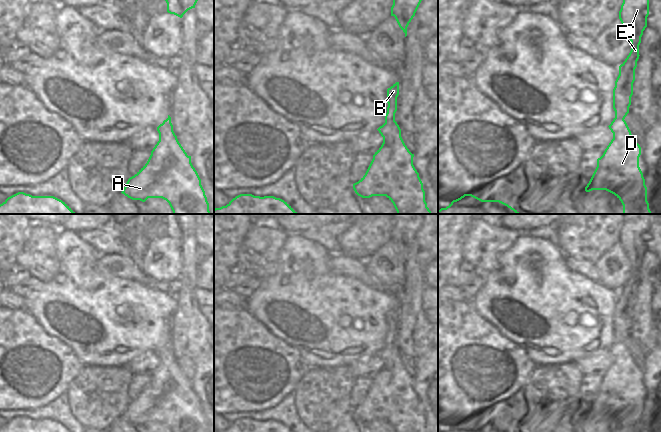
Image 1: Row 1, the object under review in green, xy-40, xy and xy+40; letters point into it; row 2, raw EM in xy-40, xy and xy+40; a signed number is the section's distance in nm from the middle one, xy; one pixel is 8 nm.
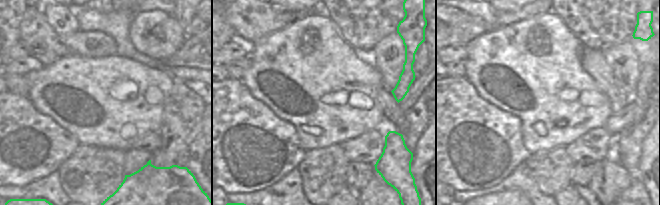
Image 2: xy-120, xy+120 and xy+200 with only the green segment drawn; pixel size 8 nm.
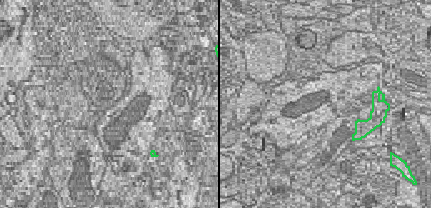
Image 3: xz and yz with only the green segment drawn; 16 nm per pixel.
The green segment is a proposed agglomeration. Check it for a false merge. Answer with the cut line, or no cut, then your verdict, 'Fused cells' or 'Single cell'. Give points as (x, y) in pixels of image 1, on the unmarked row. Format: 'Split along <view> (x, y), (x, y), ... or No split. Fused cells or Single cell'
No split. Single cell.

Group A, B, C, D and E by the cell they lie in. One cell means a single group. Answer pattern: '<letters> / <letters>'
A B C D E

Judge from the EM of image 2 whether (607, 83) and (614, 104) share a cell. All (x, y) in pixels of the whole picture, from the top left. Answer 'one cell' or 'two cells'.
one cell

